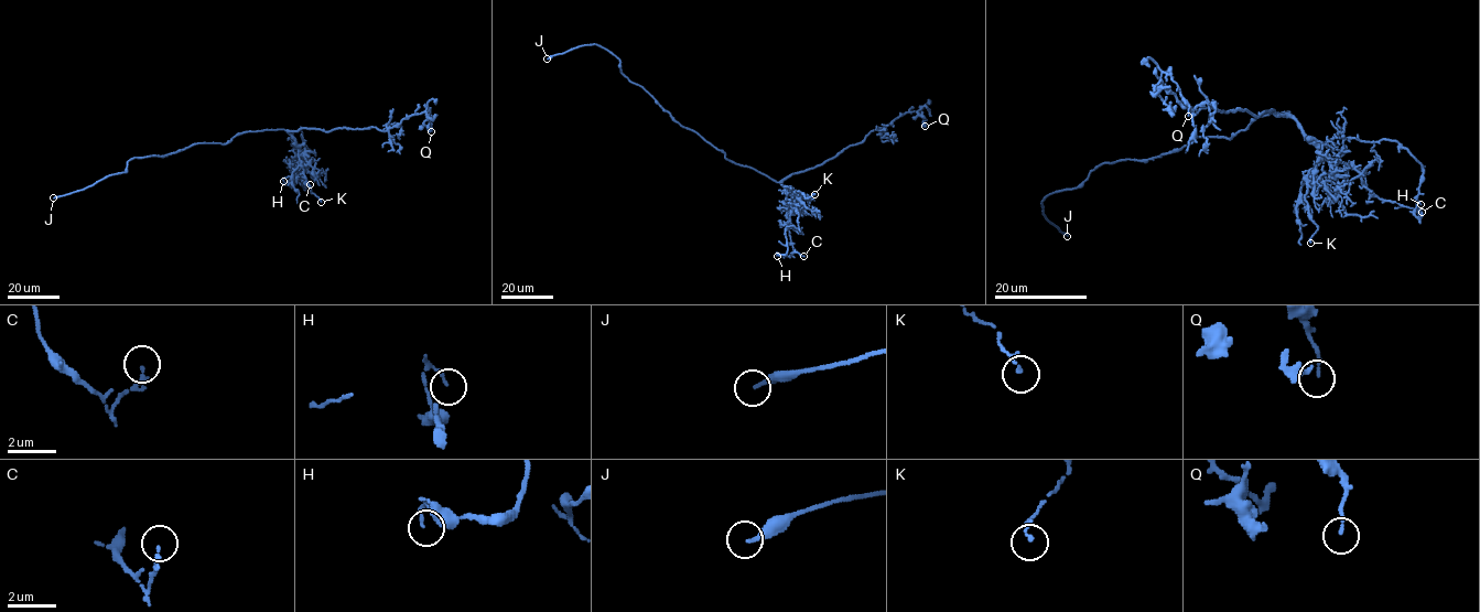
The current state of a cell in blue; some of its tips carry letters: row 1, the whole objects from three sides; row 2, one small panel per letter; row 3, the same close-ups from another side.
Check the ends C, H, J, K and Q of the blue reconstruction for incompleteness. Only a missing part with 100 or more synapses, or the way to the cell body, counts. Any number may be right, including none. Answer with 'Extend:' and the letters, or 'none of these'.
Extend: J

